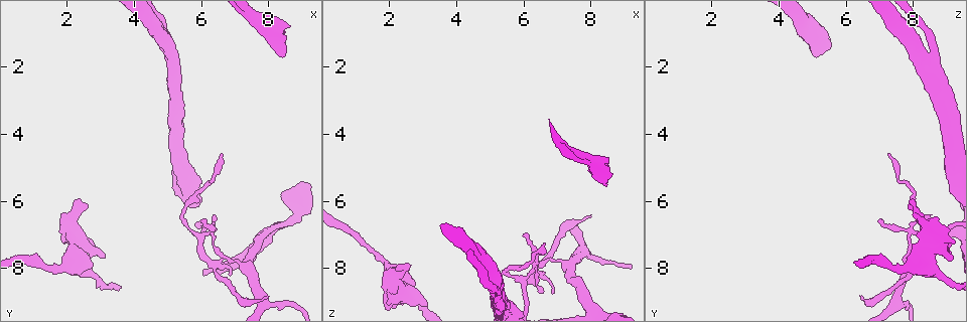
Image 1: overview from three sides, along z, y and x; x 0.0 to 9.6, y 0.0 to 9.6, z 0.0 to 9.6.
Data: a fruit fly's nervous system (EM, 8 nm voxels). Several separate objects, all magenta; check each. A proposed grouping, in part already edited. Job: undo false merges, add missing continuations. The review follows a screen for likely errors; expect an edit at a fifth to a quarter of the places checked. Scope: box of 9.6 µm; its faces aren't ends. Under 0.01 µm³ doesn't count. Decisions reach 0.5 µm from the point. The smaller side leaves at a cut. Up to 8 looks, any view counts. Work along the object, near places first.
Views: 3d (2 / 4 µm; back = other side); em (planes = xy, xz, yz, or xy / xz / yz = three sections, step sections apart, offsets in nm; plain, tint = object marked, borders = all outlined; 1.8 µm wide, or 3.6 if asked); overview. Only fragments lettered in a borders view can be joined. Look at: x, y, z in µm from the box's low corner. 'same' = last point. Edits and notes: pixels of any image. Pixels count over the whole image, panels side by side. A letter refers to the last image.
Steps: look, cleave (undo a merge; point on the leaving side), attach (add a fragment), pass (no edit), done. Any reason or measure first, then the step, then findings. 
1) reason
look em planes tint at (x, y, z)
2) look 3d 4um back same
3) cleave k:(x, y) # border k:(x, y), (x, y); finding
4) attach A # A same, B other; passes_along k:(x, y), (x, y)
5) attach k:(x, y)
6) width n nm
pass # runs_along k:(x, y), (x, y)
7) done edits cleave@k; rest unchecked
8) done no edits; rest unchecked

look em 3.6um xz step 4 borders at (8.10, 1.10, 5.00)

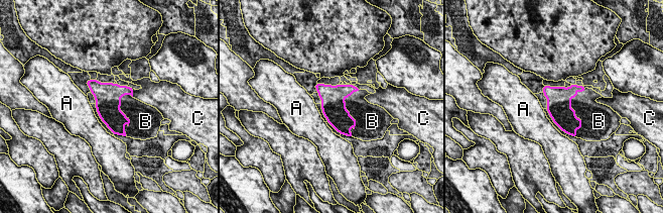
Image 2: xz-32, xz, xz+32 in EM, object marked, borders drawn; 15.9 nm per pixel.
another direction
look em 3.6um planes borders same

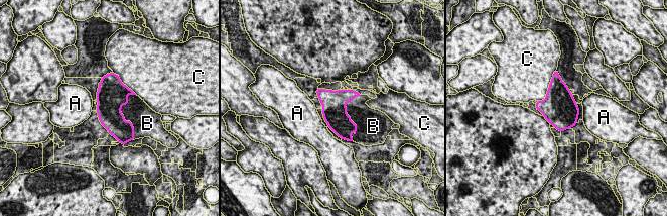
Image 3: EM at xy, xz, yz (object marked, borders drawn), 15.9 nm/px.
attach B # A other, B same, C other; passes_along 3:(335, 112), (348, 115), (361, 114); it goes on there

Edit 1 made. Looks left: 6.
redraw
look overview

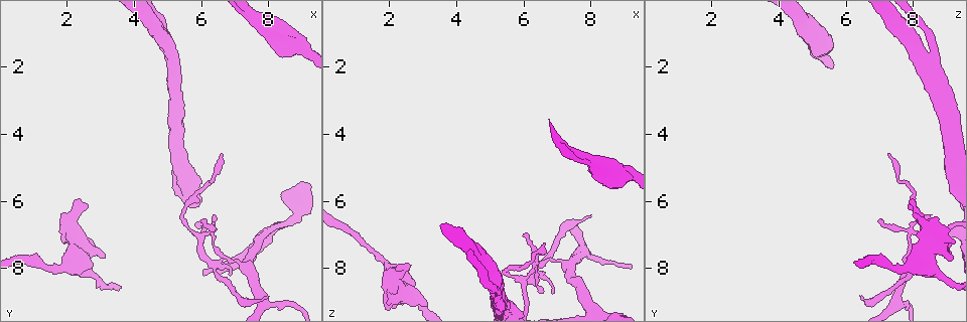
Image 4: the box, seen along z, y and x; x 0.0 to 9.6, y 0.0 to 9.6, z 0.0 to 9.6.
abrupt turn
look em xy step 4 tint at (5.10, 1.65, 8.20)

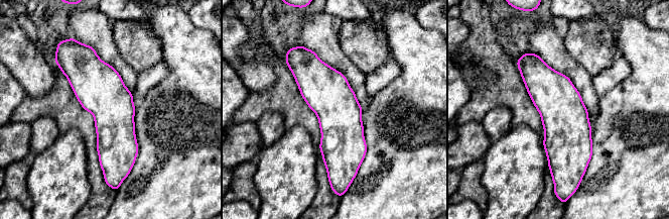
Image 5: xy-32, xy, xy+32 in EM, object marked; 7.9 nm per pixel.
look em planes borders same

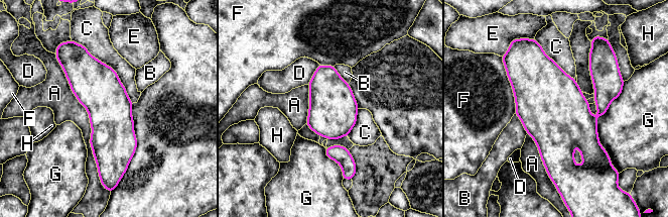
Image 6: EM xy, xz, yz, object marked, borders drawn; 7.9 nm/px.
width 360 nm
pass # A other, B other, C other, D other, E other, F other, G other, H other; runs_along 6:(82, 50), (103, 95), (100, 167); continuous, no second neuron

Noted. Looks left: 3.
sharp bend
look em 3.6um xz step 4 tint at (2.25, 7.45, 8.55)

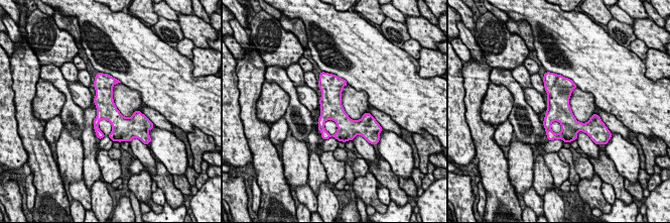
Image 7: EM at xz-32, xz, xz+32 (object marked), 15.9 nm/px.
see the neighbours
look em 3.6um xz step 4 borders same

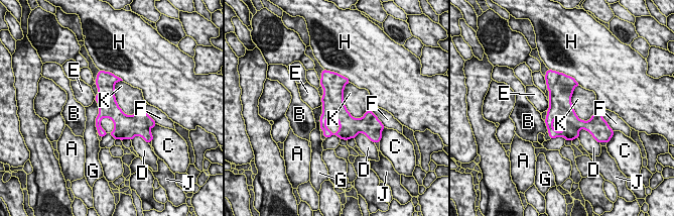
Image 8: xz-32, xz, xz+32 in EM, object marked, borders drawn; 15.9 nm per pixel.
width 320 nm
pass # A other, B other, C other, D other, E other, F other, G other, H other, J other, K other; runs_along 8:(110, 79), (117, 136); one neuron here

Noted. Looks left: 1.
done edits attach@3; rest unchecked

